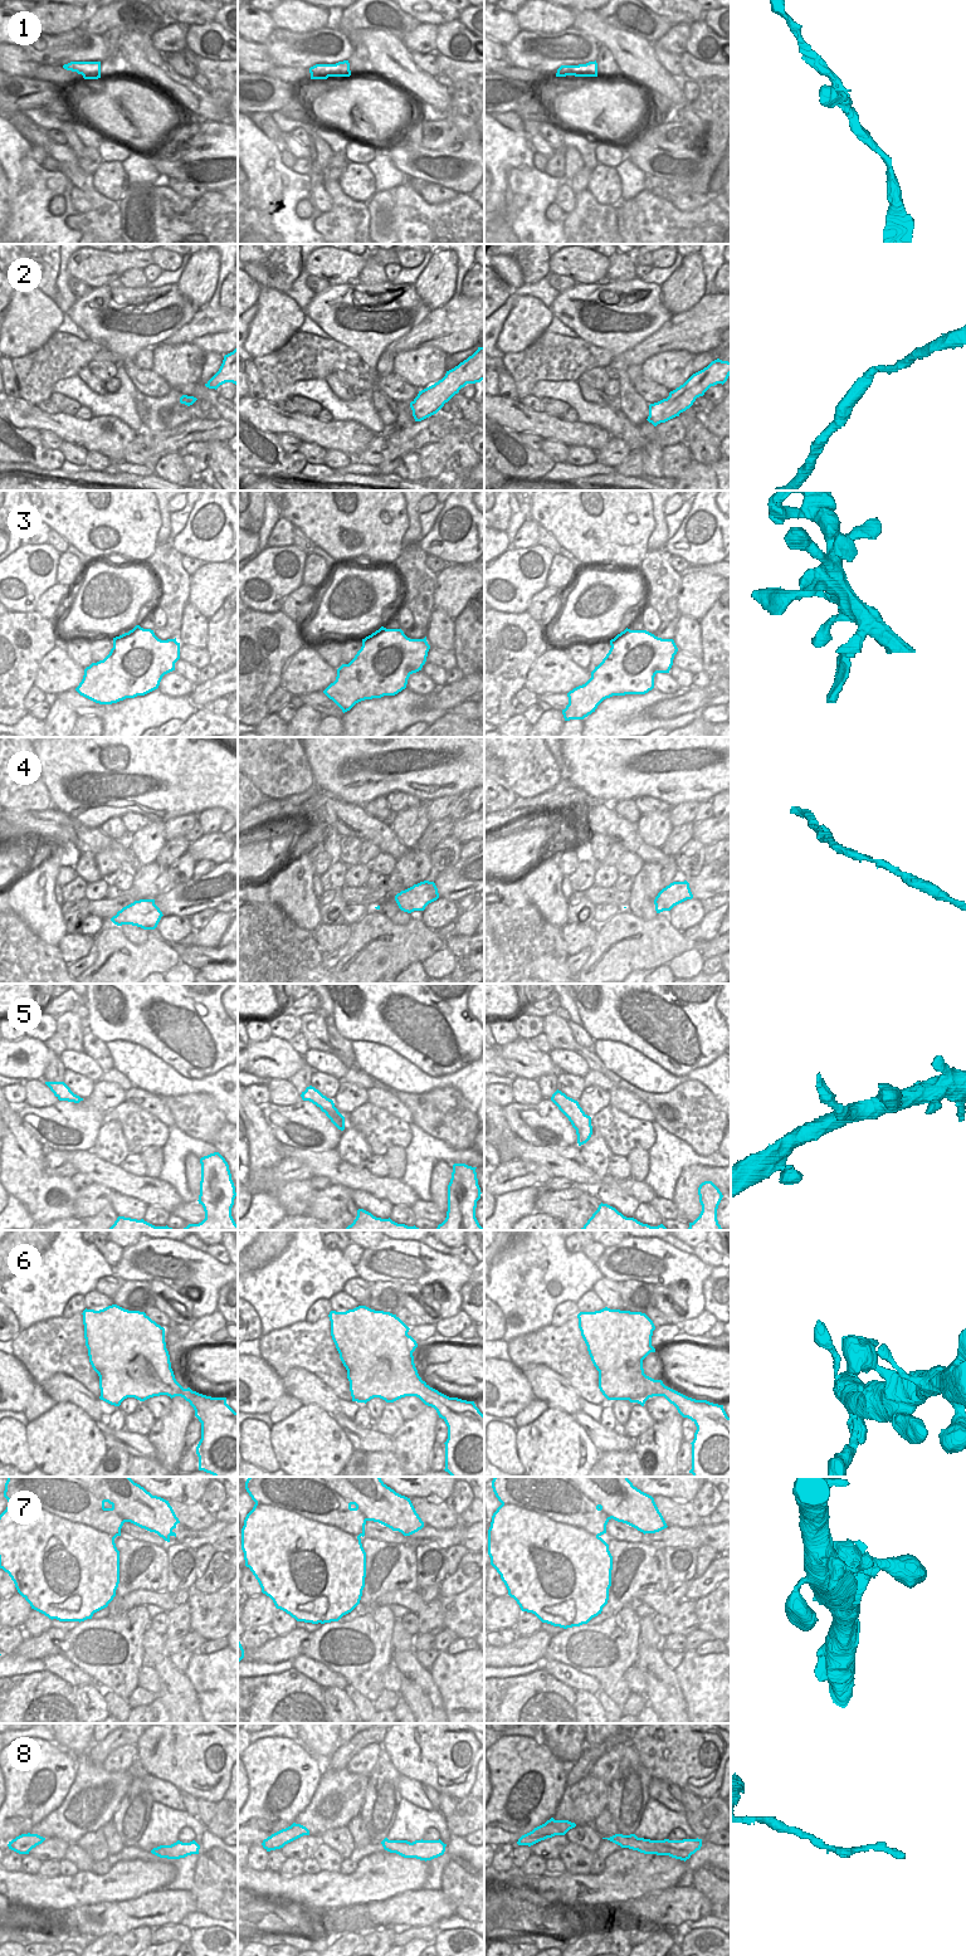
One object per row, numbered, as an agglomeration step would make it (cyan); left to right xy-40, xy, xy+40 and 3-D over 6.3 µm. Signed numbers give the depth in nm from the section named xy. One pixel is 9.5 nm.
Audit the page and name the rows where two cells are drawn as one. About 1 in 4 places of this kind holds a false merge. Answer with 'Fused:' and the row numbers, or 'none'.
Fused: none

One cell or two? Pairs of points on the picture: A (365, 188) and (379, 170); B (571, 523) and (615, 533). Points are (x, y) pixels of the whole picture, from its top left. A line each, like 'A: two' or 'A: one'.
A: two
B: one

